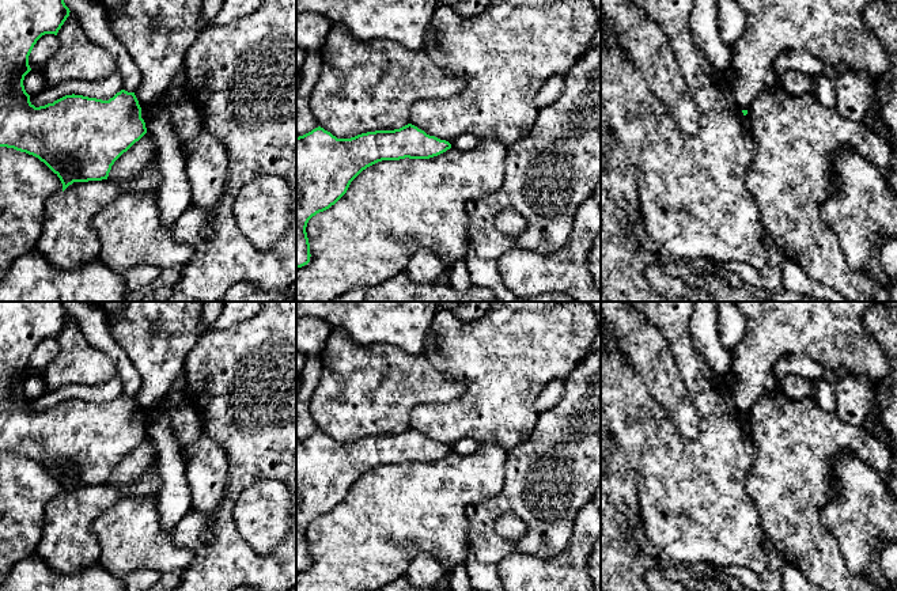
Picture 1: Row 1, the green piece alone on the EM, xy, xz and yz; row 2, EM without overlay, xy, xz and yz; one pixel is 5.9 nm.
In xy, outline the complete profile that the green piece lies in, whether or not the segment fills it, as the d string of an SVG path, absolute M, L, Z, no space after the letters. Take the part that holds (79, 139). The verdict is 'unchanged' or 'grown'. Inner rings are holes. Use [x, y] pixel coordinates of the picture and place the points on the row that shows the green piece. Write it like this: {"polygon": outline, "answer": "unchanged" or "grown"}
{"polygon": "M0 0L0 147L14 148L16 151L26 152L29 155L38 158L60 178L63 183L63 192L73 182L107 179L114 162L147 133L145 122L141 118L141 107L139 105L139 101L135 92L128 92L125 90L121 90L109 101L72 94L65 95L54 101L53 103L48 103L39 107L35 107L30 102L30 95L26 92L23 86L24 76L31 71L29 65L29 56L34 45L42 35L45 34L57 35L58 30L69 16L69 12L71 11L65 5L64 0Z", "answer": "unchanged"}

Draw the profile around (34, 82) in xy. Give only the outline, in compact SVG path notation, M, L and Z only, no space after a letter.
M31 69L23 80L26 92L33 96L46 88L46 82L41 69Z

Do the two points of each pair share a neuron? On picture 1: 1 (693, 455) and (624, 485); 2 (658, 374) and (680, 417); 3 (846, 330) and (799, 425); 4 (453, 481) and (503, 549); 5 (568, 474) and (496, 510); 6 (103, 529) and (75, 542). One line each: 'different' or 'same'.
1: different
2: same
3: different
4: different
5: same
6: different

